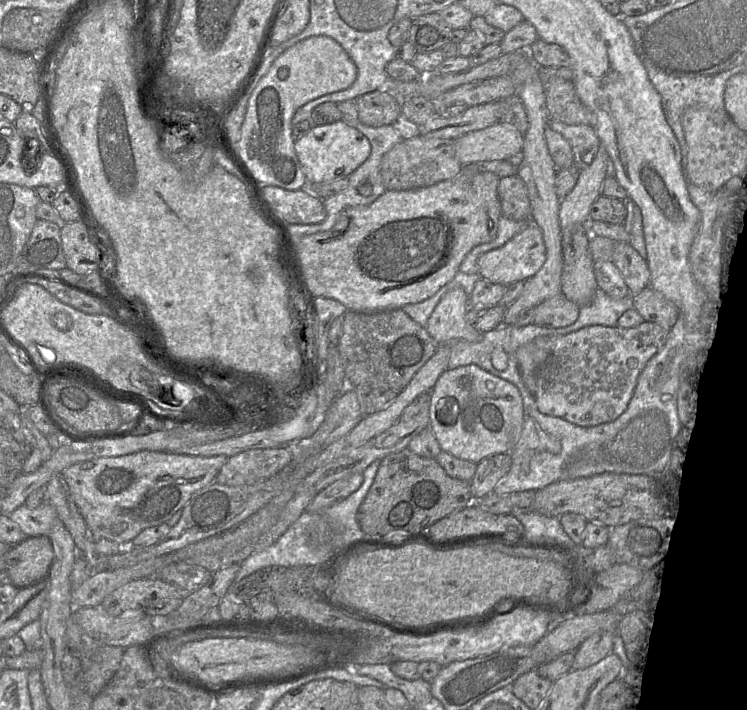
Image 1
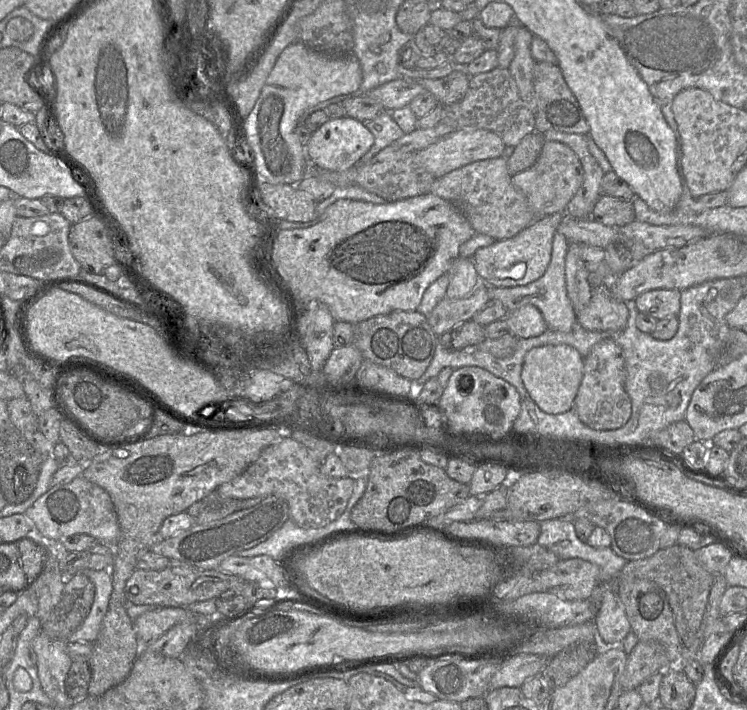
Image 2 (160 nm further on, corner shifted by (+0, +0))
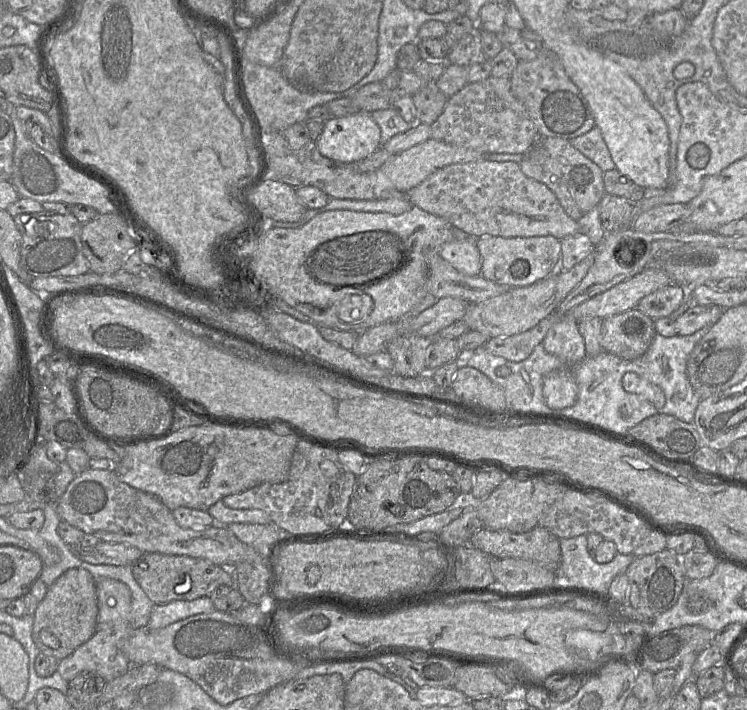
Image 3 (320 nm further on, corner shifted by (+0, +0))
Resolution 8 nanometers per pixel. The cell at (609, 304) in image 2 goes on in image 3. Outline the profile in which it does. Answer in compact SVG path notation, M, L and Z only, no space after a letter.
M634 308L602 320L600 344L608 353L633 360L647 351L655 334L654 319Z

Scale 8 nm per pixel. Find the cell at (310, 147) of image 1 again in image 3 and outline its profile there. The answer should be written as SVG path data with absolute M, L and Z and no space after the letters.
M365 111L331 117L316 140L320 154L343 164L351 164L370 156L380 148L381 130Z

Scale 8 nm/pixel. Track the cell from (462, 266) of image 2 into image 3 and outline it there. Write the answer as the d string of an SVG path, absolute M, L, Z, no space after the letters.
M450 241L440 247L440 255L456 270L468 276L481 275L482 259L475 241Z

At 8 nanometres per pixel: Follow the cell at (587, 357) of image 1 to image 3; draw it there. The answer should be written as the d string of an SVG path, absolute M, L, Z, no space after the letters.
M693 304L686 312L675 319L678 336L691 335L703 327L711 327L721 317L724 309L717 305Z

